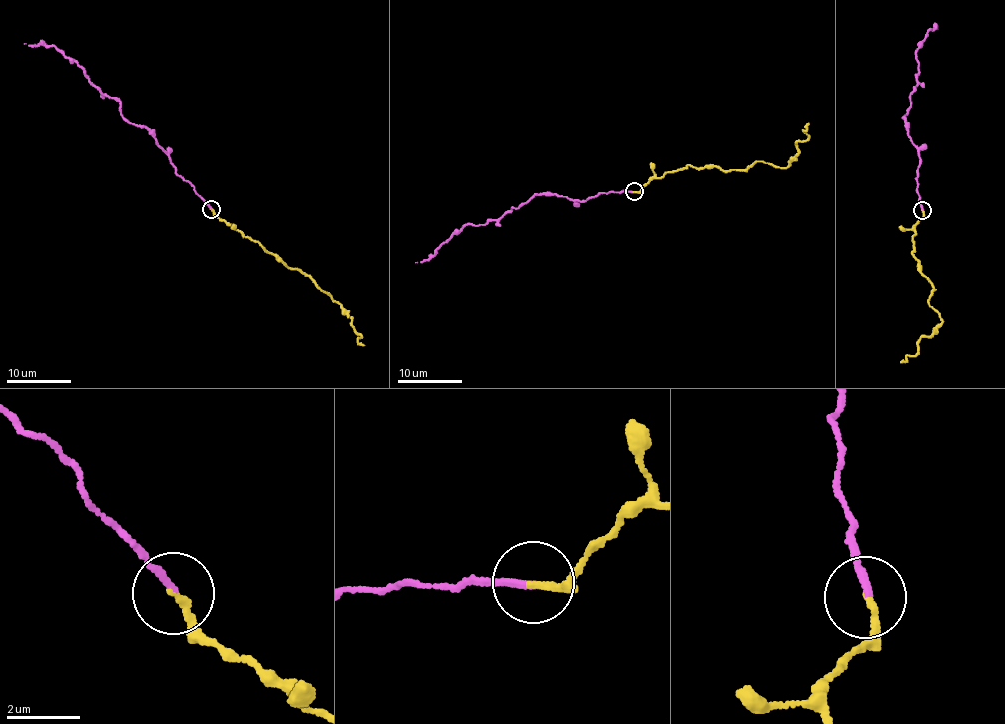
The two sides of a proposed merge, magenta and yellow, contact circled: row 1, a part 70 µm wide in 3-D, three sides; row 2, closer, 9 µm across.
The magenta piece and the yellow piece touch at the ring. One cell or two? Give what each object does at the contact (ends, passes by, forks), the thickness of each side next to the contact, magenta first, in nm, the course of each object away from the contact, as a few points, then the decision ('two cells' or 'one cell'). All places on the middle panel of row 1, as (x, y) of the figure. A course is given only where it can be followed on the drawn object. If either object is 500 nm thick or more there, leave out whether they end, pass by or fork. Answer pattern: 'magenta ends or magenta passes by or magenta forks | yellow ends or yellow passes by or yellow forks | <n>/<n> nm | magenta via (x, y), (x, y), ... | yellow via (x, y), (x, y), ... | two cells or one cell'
magenta ends | yellow ends | 190/190 nm | magenta via (634, 192), (599, 193), (582, 201), (534, 194), (484, 225), (468, 224), (427, 260), (415, 262) | yellow via (634, 192), (688, 165), (726, 171), (757, 160), (785, 168), (796, 142), (808, 138), (809, 123) | one cell

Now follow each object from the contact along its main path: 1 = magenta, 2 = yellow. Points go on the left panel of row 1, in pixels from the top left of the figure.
1: (211, 209), (176, 172), (145, 127), (121, 115), (120, 102), (103, 93), (82, 69), (52, 45), (24, 43)
2: (211, 209), (289, 268), (300, 269), (353, 318), (351, 322), (361, 335), (358, 340), (364, 345)

